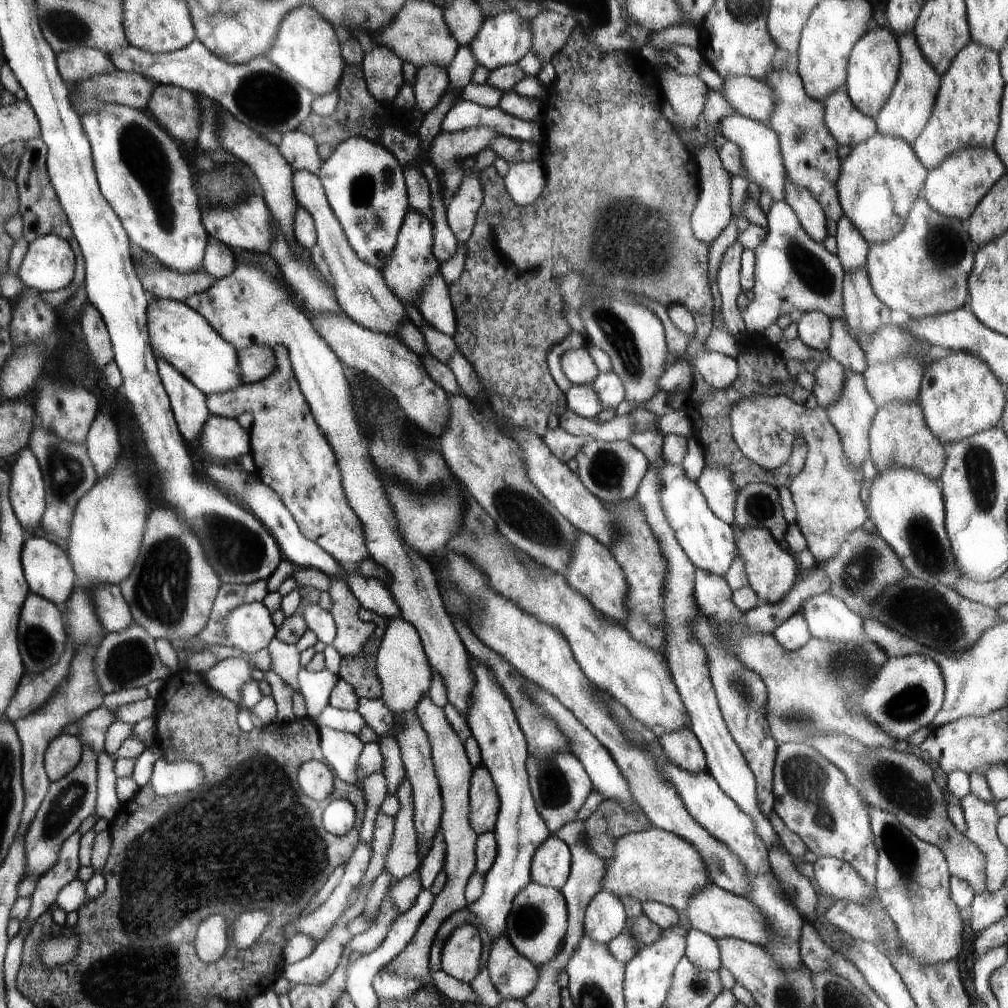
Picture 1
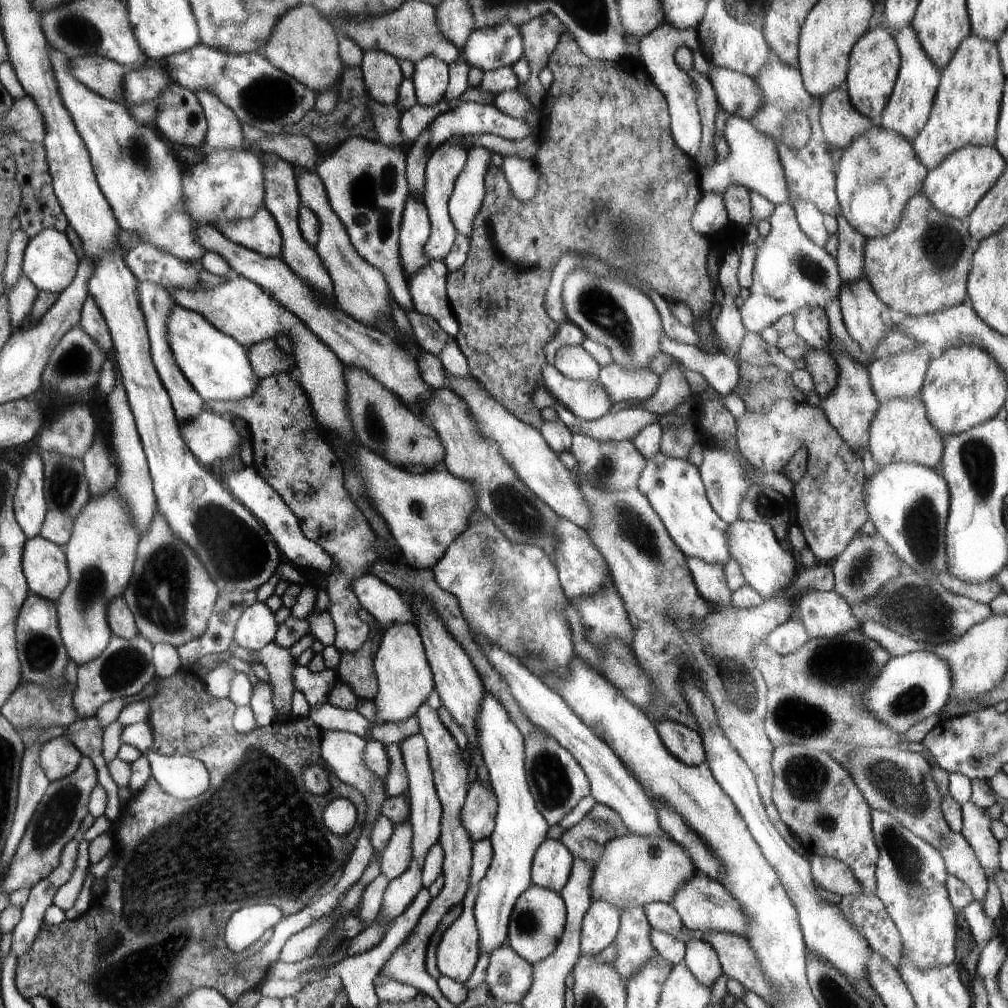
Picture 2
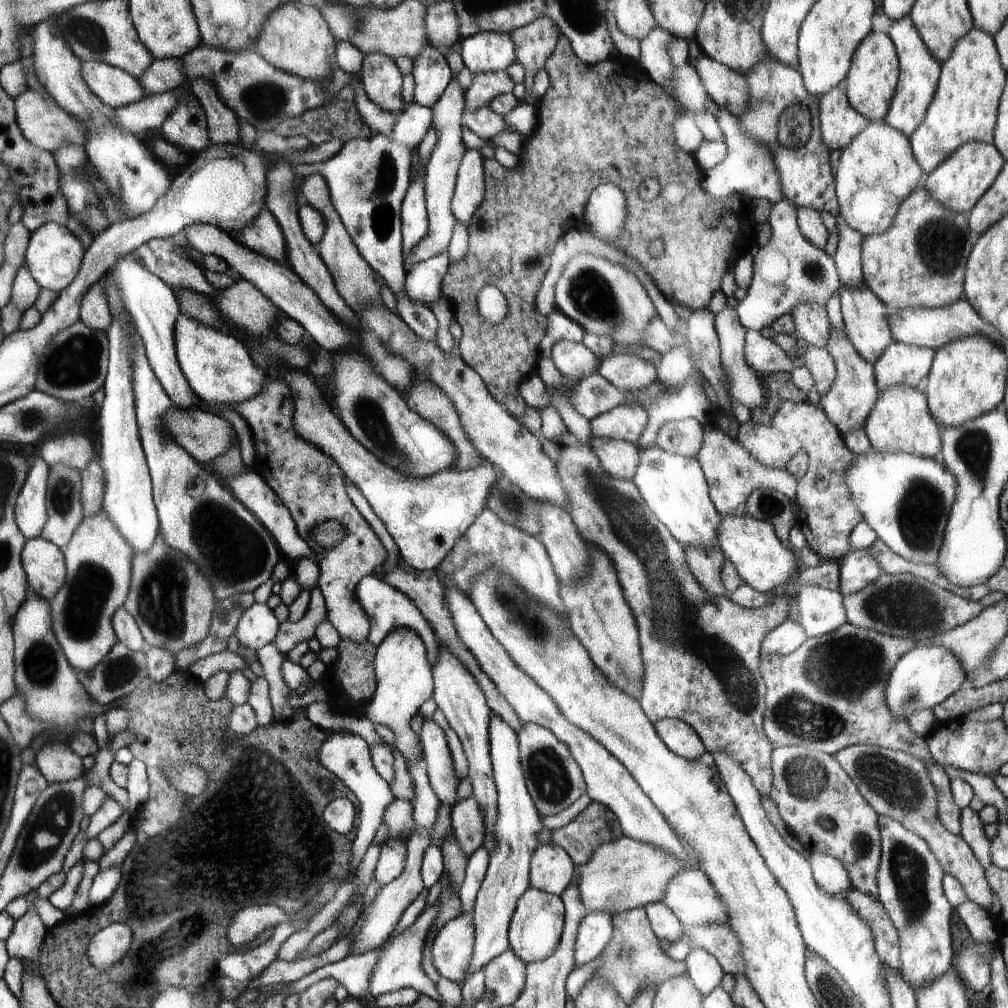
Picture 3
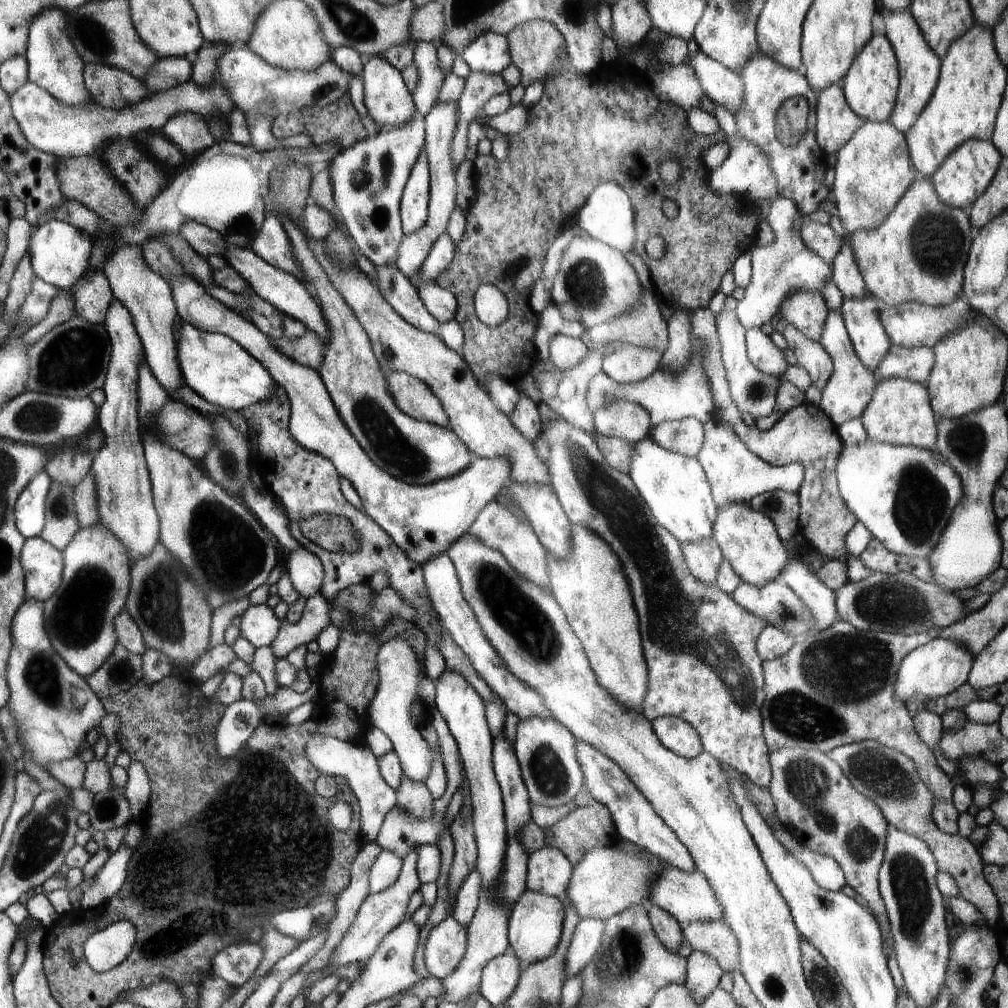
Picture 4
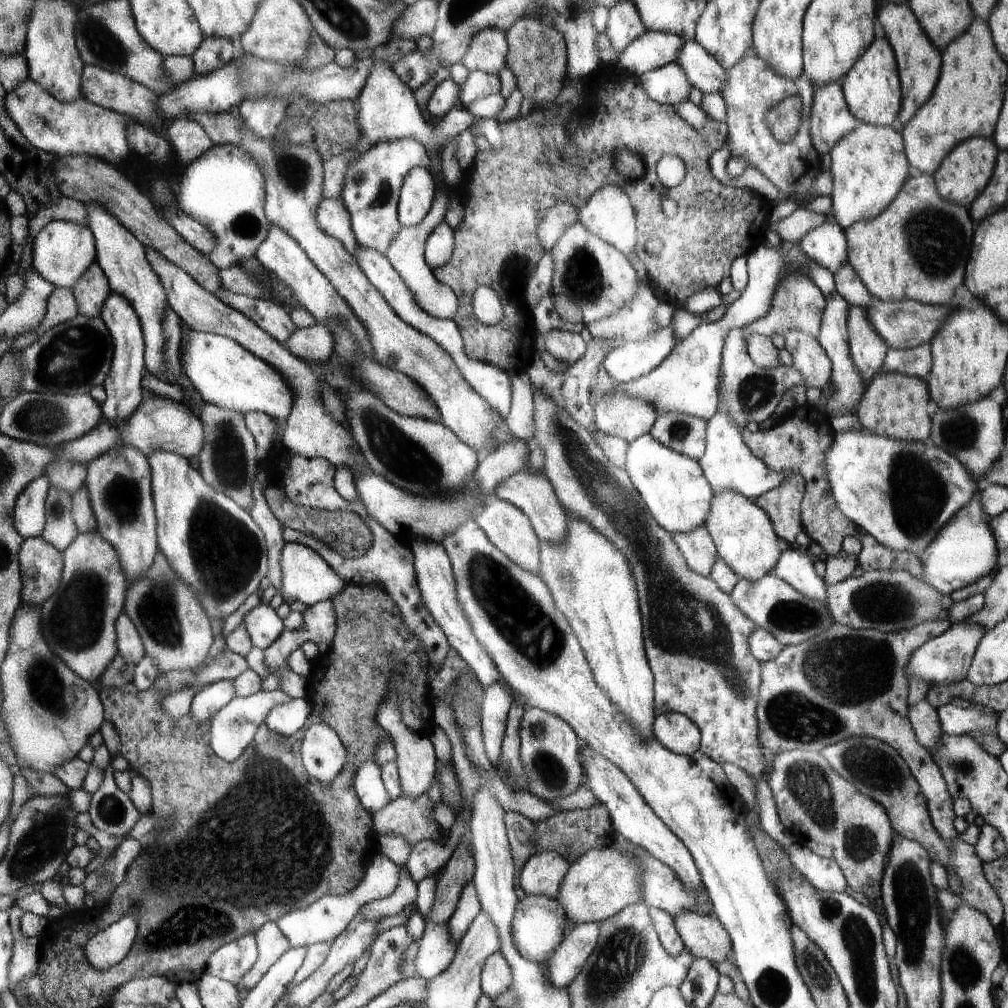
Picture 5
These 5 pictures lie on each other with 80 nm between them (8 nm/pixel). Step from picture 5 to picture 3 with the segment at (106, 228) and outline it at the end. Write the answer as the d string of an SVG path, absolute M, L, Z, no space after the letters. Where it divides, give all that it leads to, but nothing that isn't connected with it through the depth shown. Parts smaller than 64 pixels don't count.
M133 252L122 257L108 270L108 273L113 276L117 289L125 301L125 307L134 319L136 331L140 333L145 343L149 363L152 365L157 379L161 381L165 391L173 399L174 406L178 408L200 406L198 396L190 388L176 358L173 332L180 313L176 292L159 278L145 271L139 261L133 258Z

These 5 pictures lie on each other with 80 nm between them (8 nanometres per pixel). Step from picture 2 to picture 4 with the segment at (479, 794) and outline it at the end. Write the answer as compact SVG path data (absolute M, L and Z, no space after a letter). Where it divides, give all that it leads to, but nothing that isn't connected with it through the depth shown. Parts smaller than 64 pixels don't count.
M459 813L451 821L449 831L453 836L455 850L451 869L449 870L449 899L453 904L455 892L465 882L470 871L473 871L477 864L478 848L475 828L473 827L473 816Z

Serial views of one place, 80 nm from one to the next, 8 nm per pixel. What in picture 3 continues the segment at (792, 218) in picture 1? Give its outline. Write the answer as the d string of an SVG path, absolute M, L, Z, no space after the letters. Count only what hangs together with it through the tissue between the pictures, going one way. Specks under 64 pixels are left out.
M786 197L773 205L768 224L771 226L771 238L755 252L750 286L735 308L744 328L754 332L772 326L782 315L792 312L798 303L811 302L825 306L828 299L842 288L836 261L814 246L801 232L797 207Z

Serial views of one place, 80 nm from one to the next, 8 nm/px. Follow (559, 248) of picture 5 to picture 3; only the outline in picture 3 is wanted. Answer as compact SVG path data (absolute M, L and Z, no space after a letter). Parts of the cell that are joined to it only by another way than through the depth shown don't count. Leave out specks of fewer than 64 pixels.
M578 254L570 266L566 266L557 284L556 300L560 310L578 322L586 334L610 337L616 351L619 346L629 346L623 353L632 351L633 345L640 344L645 327L657 316L656 306L650 302L646 290L634 274L592 254Z

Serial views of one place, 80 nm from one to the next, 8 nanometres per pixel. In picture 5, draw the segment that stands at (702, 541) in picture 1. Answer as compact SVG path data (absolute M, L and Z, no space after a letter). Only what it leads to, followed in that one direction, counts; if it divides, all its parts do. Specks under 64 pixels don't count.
M648 434L629 443L624 469L645 507L664 530L686 534L704 527L714 494L700 461L666 447Z

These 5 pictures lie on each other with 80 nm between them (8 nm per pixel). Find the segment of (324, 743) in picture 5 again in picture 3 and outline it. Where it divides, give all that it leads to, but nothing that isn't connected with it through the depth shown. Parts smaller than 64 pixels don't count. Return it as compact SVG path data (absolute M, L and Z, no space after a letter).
M352 733L335 734L330 740L326 741L326 744L322 745L322 748L319 748L318 760L326 770L330 770L334 776L338 776L359 801L360 809L356 822L357 838L353 844L353 858L350 863L352 874L348 876L348 878L351 878L354 877L362 856L364 856L370 844L373 843L377 830L383 823L384 813L395 796L389 784L376 772L368 743L364 742L362 737L358 735Z

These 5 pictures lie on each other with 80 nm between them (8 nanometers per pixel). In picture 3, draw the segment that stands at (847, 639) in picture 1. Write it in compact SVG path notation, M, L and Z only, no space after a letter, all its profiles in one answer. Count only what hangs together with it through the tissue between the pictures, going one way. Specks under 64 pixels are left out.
M796 576L796 600L800 606L801 627L807 637L833 633L847 622L843 596L838 591L829 592L814 584L806 585Z

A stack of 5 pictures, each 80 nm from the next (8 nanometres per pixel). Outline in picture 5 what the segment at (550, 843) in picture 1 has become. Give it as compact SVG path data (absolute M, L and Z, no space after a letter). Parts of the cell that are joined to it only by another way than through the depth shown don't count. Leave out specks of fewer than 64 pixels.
M539 850L533 853L520 870L521 893L557 899L565 876L569 872L569 863L556 851Z

